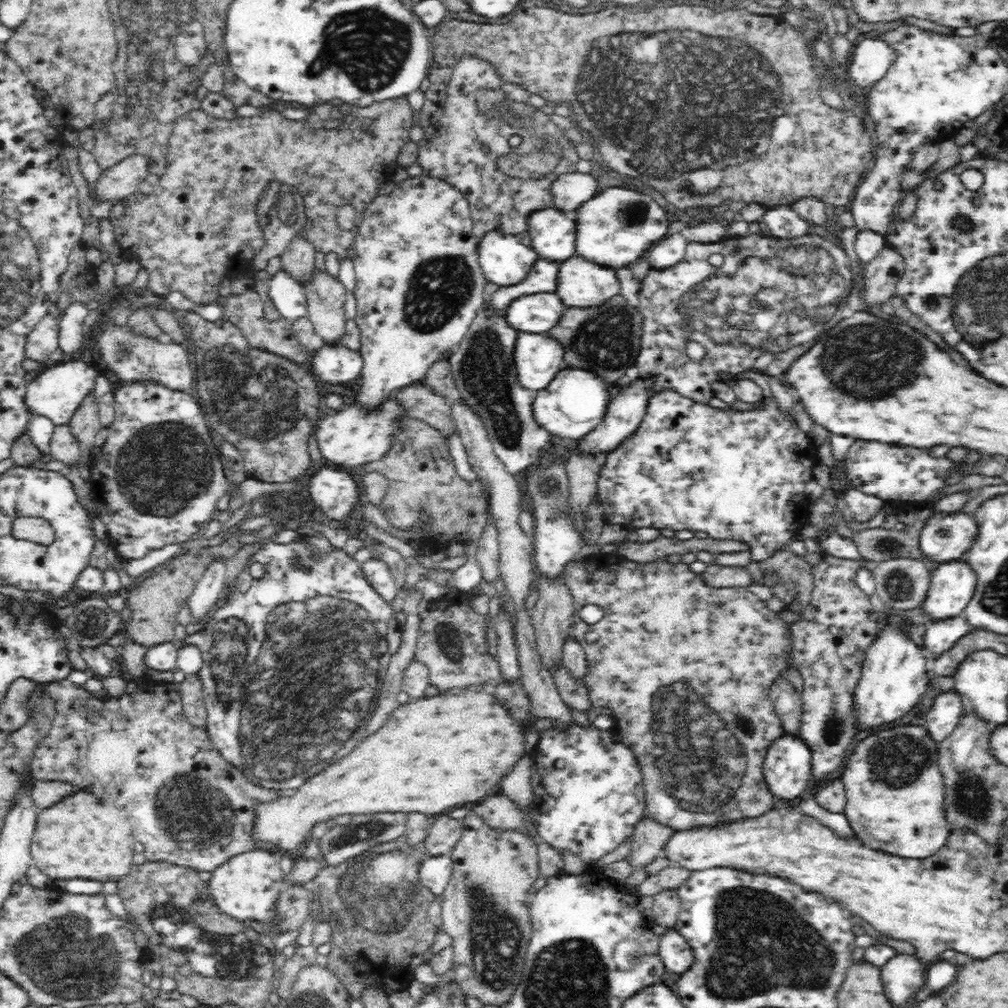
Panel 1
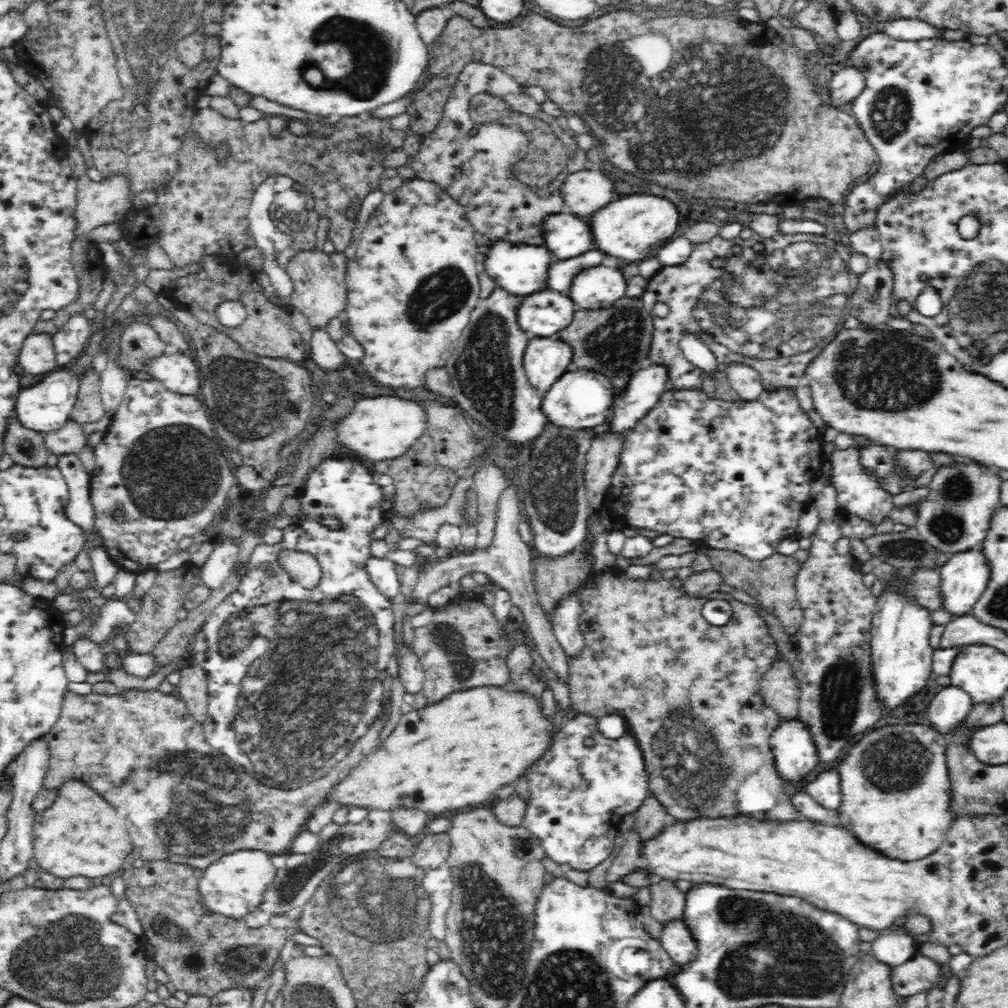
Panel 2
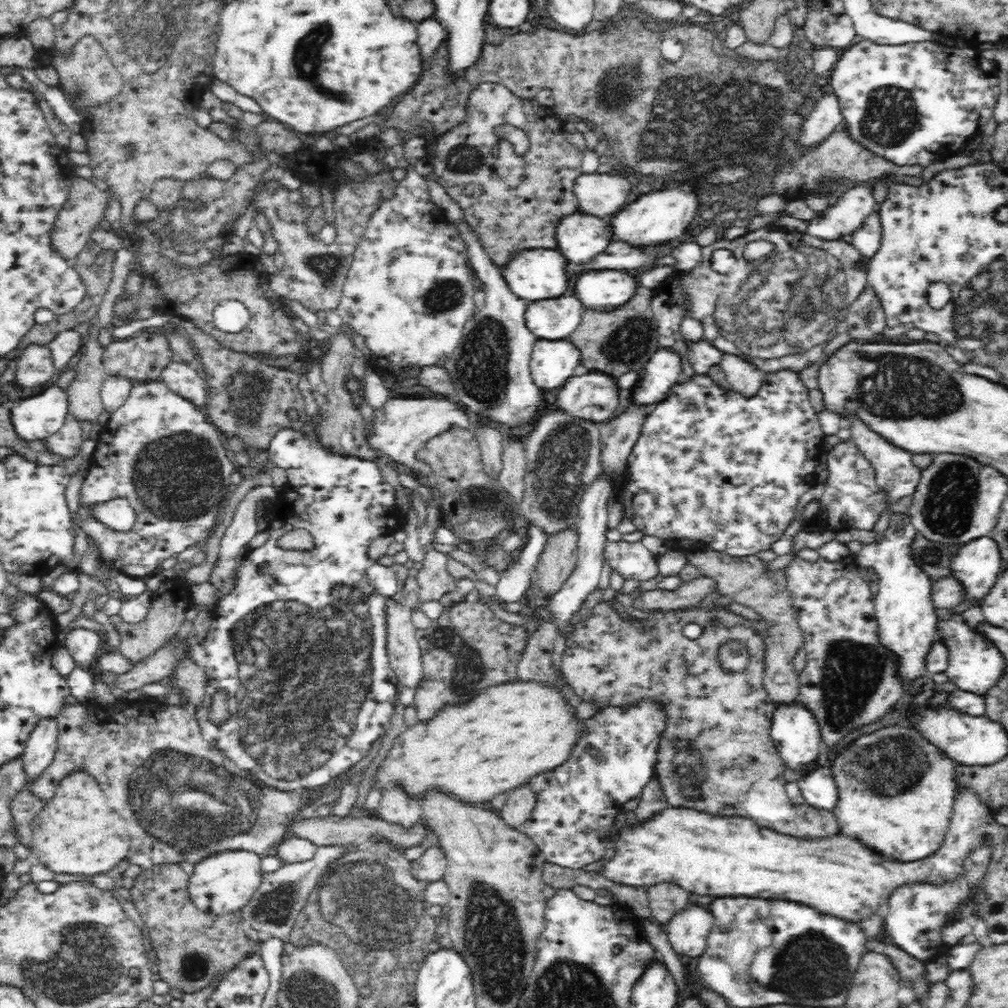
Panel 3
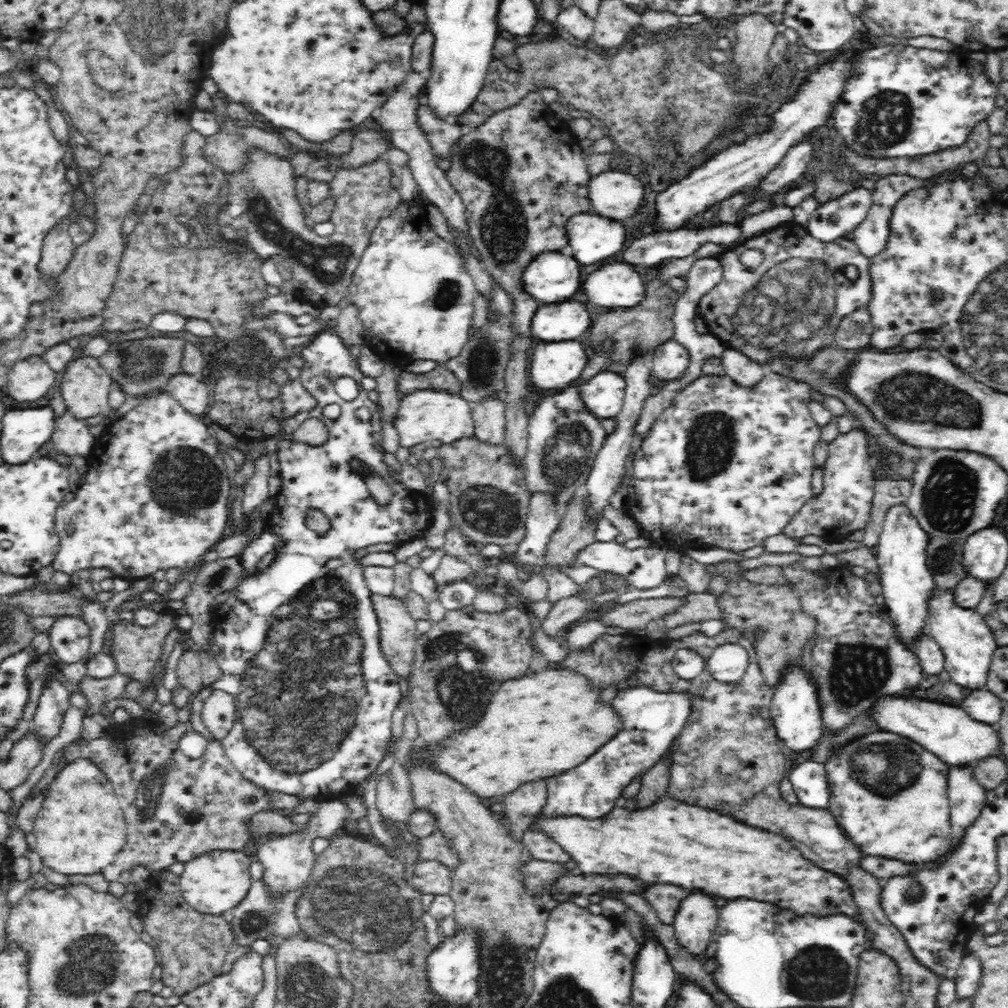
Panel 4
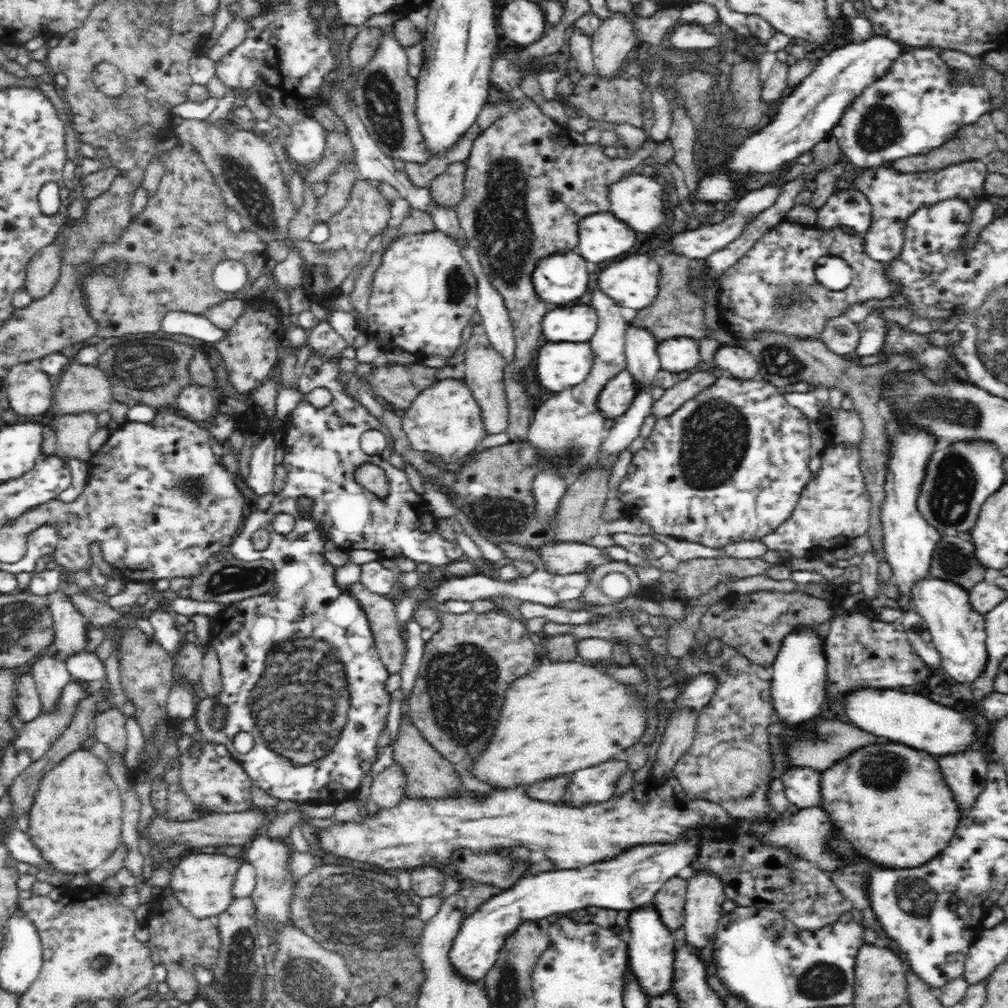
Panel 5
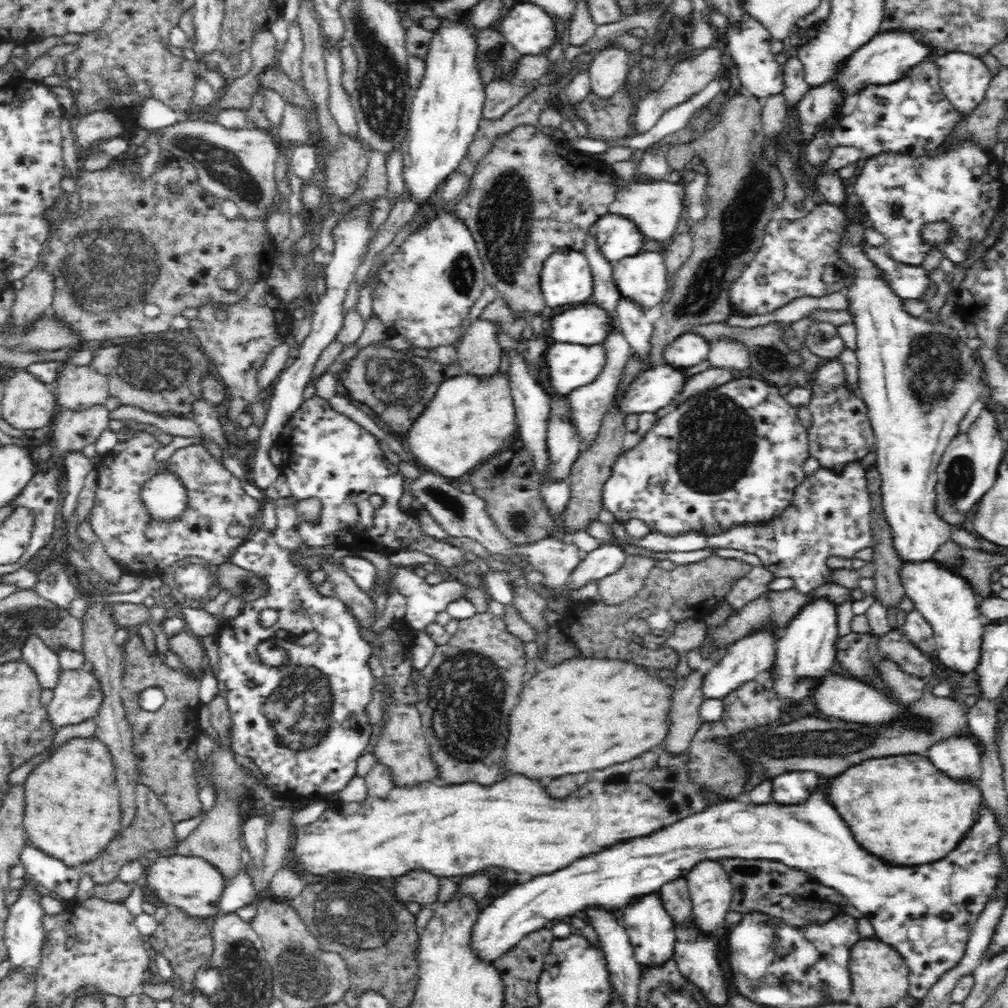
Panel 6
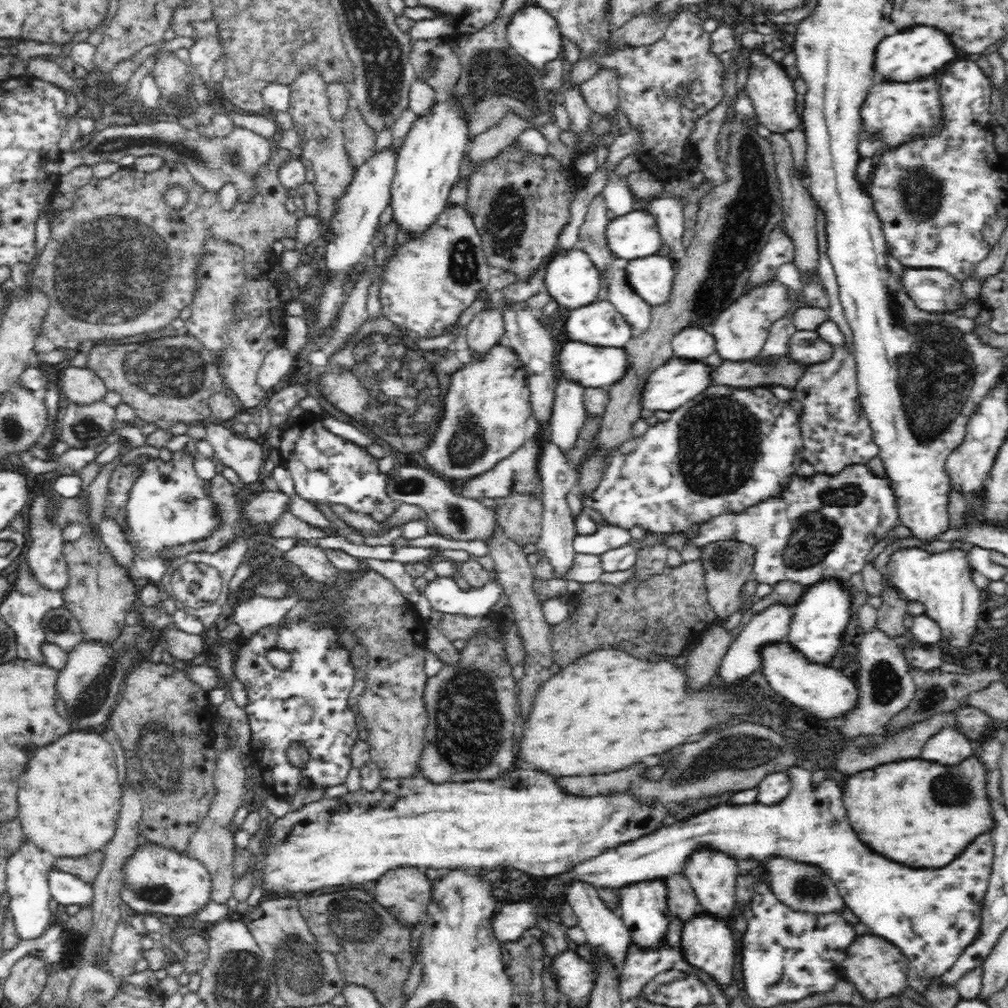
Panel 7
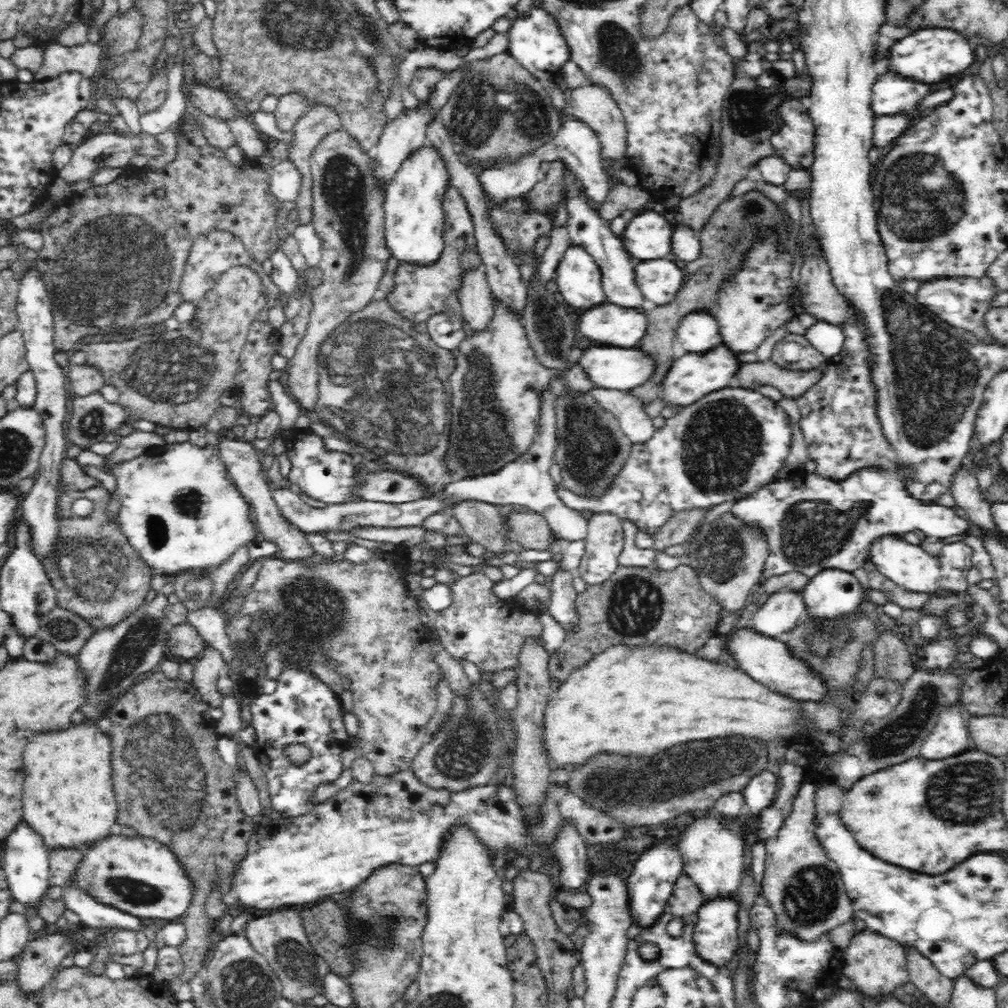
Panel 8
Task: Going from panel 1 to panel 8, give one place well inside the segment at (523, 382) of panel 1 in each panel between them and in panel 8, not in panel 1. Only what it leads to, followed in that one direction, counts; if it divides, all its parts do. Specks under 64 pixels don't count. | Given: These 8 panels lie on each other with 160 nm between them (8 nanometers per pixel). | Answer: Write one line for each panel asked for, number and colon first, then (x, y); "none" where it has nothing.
2: (544, 360)
3: (552, 361)
4: (552, 365)
5: (559, 365)
6: (569, 366)
7: (587, 366)
8: (619, 369)

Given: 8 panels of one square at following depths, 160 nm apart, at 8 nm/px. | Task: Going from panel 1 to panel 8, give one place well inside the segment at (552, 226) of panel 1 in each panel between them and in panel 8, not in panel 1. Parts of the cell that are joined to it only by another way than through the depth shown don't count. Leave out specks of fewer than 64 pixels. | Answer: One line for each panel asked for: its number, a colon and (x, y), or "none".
2: (564, 235)
3: (579, 236)
4: (591, 237)
5: (602, 237)
6: (615, 237)
7: (634, 235)
8: (647, 236)

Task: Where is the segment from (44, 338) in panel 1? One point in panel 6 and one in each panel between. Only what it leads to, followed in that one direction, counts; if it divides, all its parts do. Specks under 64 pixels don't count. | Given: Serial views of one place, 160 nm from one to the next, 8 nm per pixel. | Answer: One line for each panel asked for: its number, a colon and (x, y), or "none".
2: (37, 357)
3: (35, 367)
4: (31, 378)
5: (29, 389)
6: (27, 403)

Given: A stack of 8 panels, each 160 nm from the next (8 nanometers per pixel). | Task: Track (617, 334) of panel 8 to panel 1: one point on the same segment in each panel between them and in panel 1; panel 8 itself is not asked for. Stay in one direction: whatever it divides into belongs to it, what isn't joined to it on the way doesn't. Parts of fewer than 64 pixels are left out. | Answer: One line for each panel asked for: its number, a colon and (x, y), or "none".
1: (536, 313)
2: (543, 314)
3: (555, 319)
4: (555, 322)
5: (577, 323)
6: (586, 323)
7: (599, 324)

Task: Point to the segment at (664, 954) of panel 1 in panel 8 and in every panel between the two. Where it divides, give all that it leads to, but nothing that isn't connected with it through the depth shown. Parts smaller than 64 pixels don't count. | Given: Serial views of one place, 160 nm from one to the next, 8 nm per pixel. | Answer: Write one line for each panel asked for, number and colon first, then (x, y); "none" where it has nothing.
2: (675, 938)
3: (686, 931)
4: (696, 920)
5: (703, 901)
6: (710, 889)
7: (712, 875)
8: (713, 857)

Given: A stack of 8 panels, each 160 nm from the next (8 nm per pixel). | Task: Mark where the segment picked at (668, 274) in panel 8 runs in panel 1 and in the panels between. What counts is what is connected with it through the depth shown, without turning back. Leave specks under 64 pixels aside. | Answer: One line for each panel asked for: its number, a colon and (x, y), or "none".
1: (579, 284)
2: (597, 287)
3: (600, 290)
4: (617, 286)
5: (633, 282)
6: (641, 279)
7: (650, 277)

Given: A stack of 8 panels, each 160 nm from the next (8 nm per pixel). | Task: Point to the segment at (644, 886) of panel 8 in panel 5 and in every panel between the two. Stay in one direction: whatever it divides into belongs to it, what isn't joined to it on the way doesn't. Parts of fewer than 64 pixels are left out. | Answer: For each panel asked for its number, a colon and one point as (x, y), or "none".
5: (652, 953)
6: (650, 929)
7: (643, 907)

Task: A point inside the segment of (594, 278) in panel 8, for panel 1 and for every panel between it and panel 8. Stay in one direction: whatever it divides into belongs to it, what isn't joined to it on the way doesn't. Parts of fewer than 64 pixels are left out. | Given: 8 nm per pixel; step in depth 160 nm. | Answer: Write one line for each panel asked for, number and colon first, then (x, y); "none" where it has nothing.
1: (504, 260)
2: (519, 268)
3: (533, 273)
4: (552, 276)
5: (562, 277)
6: (565, 277)
7: (571, 279)

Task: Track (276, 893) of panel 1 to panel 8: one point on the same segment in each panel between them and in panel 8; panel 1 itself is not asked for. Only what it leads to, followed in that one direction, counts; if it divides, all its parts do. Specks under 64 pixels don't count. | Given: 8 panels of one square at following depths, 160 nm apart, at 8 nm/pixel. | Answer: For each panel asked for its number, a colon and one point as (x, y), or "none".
2: (236, 884)
3: (223, 884)
4: (216, 882)
5: (204, 883)
6: (194, 884)
7: (160, 880)
8: (141, 876)

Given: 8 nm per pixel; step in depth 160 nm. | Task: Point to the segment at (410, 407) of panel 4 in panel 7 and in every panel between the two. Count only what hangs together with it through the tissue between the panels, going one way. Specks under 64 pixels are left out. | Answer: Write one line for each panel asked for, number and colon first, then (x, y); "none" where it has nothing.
5: (443, 420)
6: (467, 420)
7: (483, 421)

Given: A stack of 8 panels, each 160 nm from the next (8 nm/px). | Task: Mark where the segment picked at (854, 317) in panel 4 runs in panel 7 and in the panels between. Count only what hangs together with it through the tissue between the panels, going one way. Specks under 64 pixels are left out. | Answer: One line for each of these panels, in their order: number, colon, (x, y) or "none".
5: (842, 335)
6: (824, 340)
7: (807, 347)

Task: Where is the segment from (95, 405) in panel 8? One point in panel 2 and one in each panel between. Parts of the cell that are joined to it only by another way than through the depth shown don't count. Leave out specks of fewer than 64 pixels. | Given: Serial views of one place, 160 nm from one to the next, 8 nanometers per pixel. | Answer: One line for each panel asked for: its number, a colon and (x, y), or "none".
2: (69, 440)
3: (66, 443)
4: (71, 436)
5: (73, 432)
6: (73, 430)
7: (82, 426)

